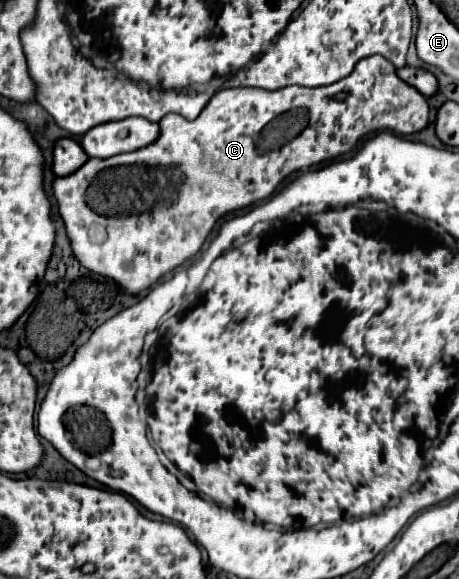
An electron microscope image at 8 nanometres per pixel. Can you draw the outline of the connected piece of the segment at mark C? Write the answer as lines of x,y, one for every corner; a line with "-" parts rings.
374,55
374,57
366,57
366,59
358,61
358,67
354,67
354,71
346,79
342,79
338,83
332,83
332,85
326,85
326,87
308,89
308,87
290,85
290,87
284,87
282,91
264,91
264,89
258,89
258,87
240,87
240,89
234,89
234,91
218,91
218,95
214,95
214,99
210,99
210,103
202,109
202,113
194,121
182,119
182,115
166,115
166,119
162,119
162,123
160,123
160,137
154,143
150,143
148,147
138,149
134,153
122,153
122,155
114,155
110,159
88,159
72,175
54,179
52,191
56,195
58,215
64,221
68,241
70,241
72,253
78,259
78,263
84,269
88,269
90,273
96,273
96,275
102,275
106,279
116,281
130,295
138,295
140,291
152,287
162,275
166,275
168,271
174,271
184,261
194,257
200,251
200,247
204,245
206,237
210,235
210,231
214,229
214,225
218,223
220,217
231,211
244,209
244,207
248,207
252,203
258,203
262,199
268,199
270,195
274,194
280,183
288,175
292,175
294,171
308,169
312,165
320,165
320,163
326,163
326,161
334,161
336,157
350,153
358,145
358,141
362,137
370,135
370,133
378,133
378,131
392,131
392,133
398,133
398,135
418,133
428,125
428,117
430,117
430,107
428,107
426,97
418,89
414,89
408,83
404,83
402,79
398,79
396,67
388,59
382,59
380,55

